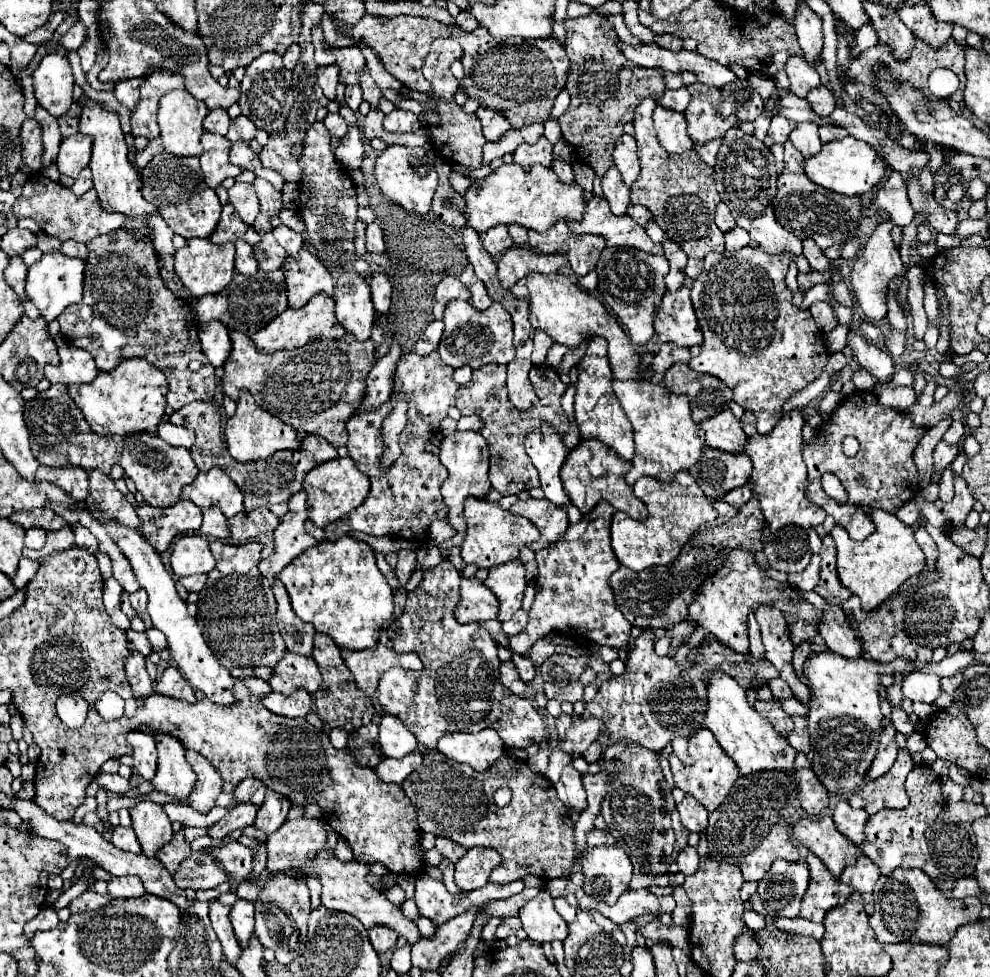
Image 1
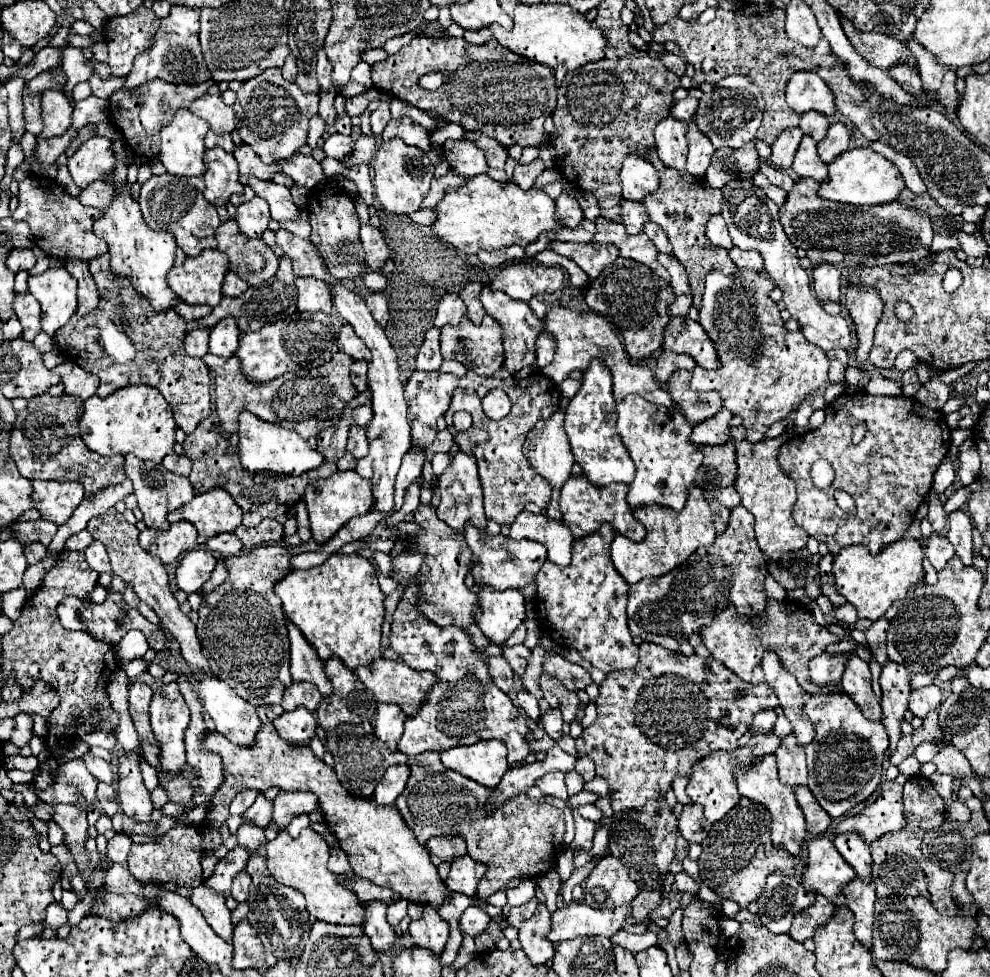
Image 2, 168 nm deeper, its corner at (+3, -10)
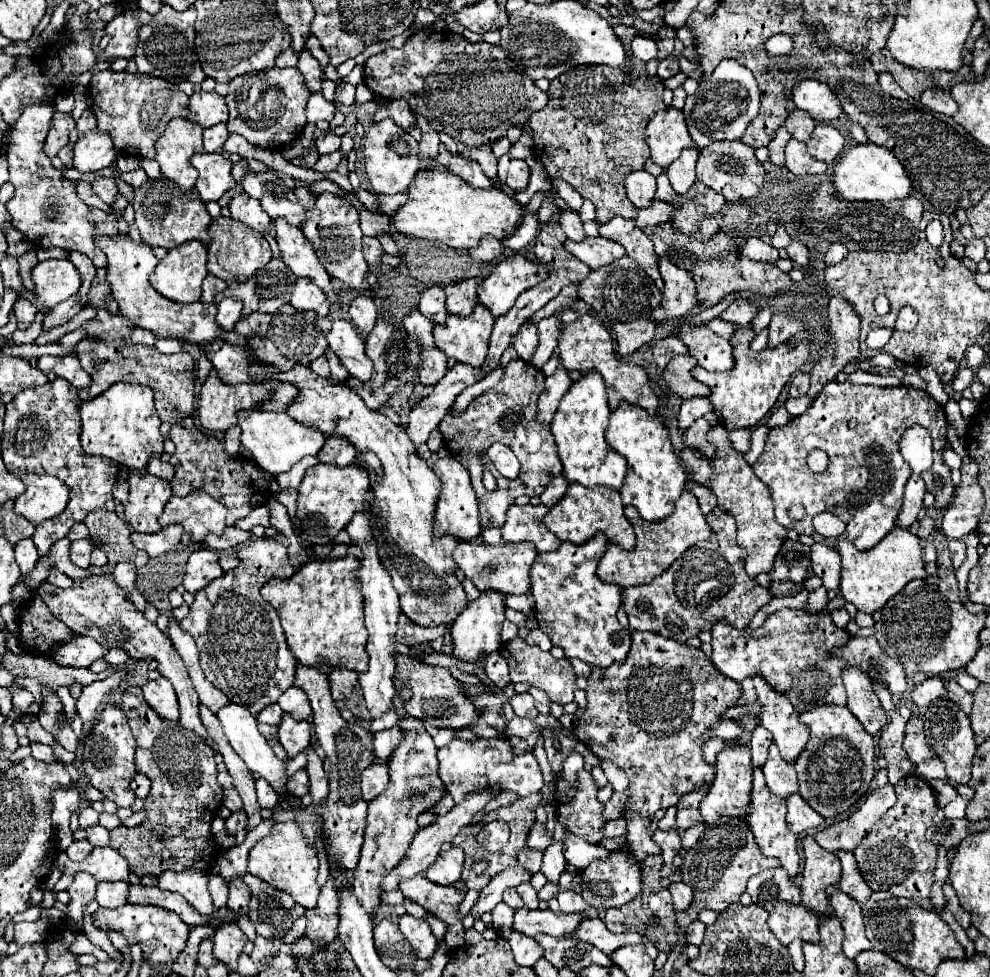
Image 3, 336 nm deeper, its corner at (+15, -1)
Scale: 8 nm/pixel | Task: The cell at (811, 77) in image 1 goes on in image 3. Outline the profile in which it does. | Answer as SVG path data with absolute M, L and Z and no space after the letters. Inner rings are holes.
M805 79L795 83L791 95L795 107L807 111L815 121L833 121L843 113L839 99L831 93L829 85L817 79Z

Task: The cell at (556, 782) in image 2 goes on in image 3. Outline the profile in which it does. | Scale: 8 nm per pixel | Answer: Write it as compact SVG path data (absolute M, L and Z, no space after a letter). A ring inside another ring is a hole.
M453 739L449 745L437 751L439 757L439 775L445 783L449 795L455 803L459 803L469 791L479 791L481 787L493 787L493 783L501 783L503 791L515 791L519 797L529 793L539 793L545 787L541 767L531 753L511 757L511 747L501 743L499 739L475 739L463 741Z

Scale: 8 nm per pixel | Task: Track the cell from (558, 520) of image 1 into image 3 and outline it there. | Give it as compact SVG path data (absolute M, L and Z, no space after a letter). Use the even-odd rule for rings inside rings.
M511 505L507 511L507 521L501 527L503 541L531 541L535 543L537 551L557 551L561 541L543 523L543 515L547 511L549 509L545 505Z

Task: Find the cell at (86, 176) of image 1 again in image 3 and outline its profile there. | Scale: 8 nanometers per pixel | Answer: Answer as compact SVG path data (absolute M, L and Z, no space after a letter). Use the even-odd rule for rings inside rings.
M97 177L93 183L91 183L91 189L97 197L101 197L101 201L105 201L107 205L111 205L115 201L115 195L117 195L117 187L113 183L113 179L109 177Z

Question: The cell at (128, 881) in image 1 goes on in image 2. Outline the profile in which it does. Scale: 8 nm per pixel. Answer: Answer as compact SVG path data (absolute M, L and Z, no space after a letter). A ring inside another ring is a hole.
M113 864L109 868L105 884L107 884L107 892L113 892L113 894L139 894L141 896L141 884L121 864Z

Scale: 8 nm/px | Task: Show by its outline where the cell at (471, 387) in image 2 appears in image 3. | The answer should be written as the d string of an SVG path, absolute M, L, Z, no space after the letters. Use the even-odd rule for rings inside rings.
M521 359L511 361L505 369L505 377L493 389L475 397L463 413L459 415L447 413L445 419L439 423L439 431L443 433L445 447L451 451L451 455L457 461L467 463L475 493L479 497L479 517L483 527L501 527L505 523L505 511L513 505L513 501L519 495L529 495L529 497L541 495L549 485L551 477L563 471L563 465L557 455L557 445L551 439L549 429L537 427L537 423L533 423L533 415L537 411L537 397L543 391L543 385L545 385L545 375L539 369L535 369L533 365ZM495 441L503 441L517 455L521 463L521 473L517 479L503 477L487 457L487 449ZM483 469L491 469L491 473L495 475L497 491L487 491L483 487L481 483Z

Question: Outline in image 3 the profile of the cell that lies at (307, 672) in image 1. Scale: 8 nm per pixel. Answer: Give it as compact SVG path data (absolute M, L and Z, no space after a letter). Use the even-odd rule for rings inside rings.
M289 687L289 691L285 691L281 697L279 697L279 707L285 711L285 713L291 713L295 719L307 719L311 715L311 705L309 705L309 699L305 695L305 691L301 691L299 687Z

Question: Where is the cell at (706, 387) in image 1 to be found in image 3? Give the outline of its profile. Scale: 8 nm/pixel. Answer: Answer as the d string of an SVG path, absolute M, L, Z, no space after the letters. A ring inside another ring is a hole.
M679 355L667 363L667 367L663 371L663 379L671 393L679 395L681 399L709 395L709 387L705 387L703 383L693 379L689 373L695 365L697 365L697 361L691 355Z

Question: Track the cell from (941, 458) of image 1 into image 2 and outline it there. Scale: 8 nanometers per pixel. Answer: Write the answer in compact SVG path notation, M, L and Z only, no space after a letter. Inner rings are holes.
M931 492L931 494L927 496L927 500L929 500L927 520L931 522L933 532L939 534L939 536L947 536L947 532L949 532L949 514L943 510L943 504L941 504L941 500L937 498L935 492Z

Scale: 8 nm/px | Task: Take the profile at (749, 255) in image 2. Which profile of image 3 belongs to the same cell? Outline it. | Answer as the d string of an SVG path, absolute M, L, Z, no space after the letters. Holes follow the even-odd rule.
M757 237L743 239L743 243L739 243L739 247L737 247L737 253L745 255L751 261L767 261L767 263L775 263L779 257L779 253L773 245L765 243L763 239L757 239Z

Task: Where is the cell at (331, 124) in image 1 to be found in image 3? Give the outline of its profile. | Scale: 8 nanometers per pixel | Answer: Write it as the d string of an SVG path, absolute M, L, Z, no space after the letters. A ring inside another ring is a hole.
M327 131L327 133L321 133L321 135L317 137L315 145L317 145L319 155L333 153L333 151L337 151L337 149L341 147L341 137L339 137L339 135L335 135L333 131Z

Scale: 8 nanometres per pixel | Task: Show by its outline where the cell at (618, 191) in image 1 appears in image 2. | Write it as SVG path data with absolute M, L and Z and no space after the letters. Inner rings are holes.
M621 202L621 216L623 216L623 226L629 234L641 234L643 224L649 222L649 214L645 212L645 206L641 202Z

